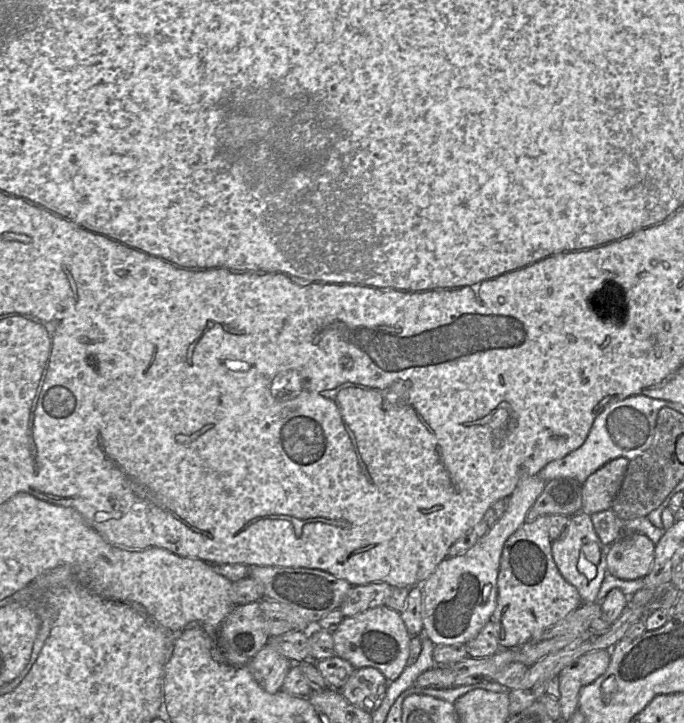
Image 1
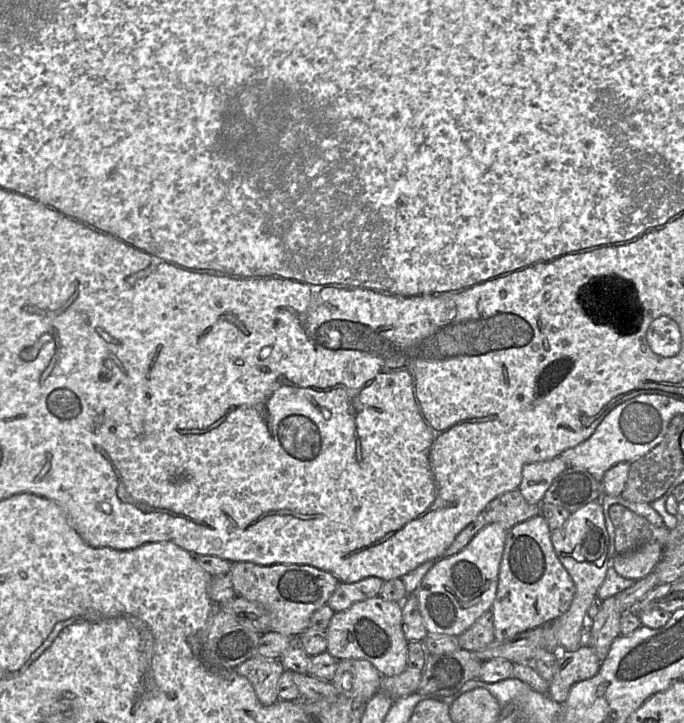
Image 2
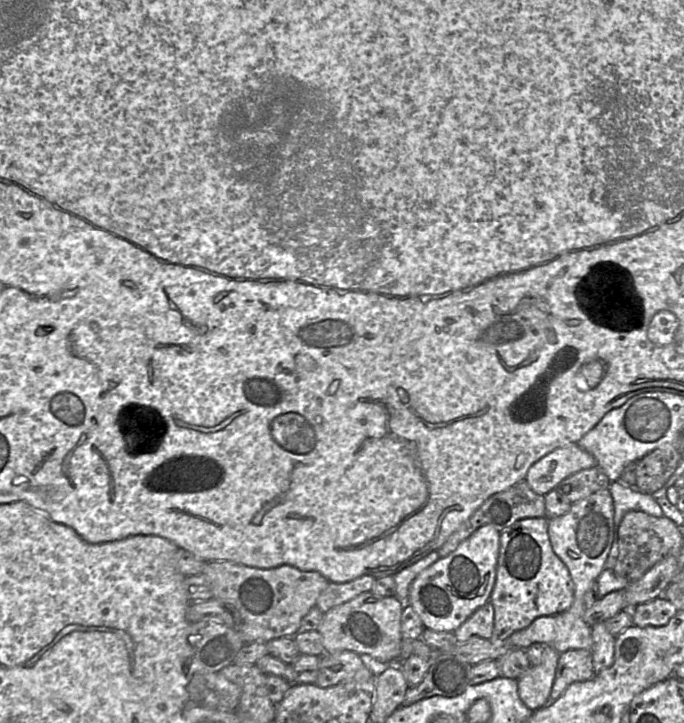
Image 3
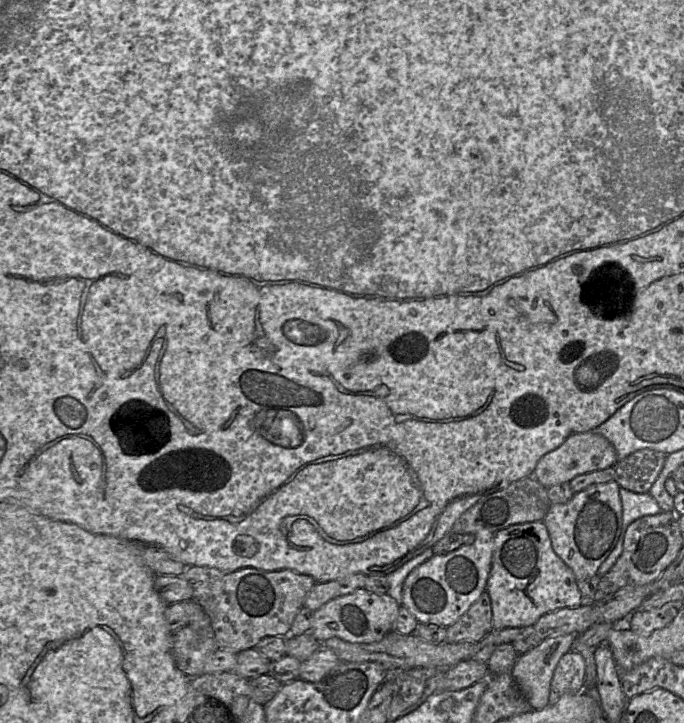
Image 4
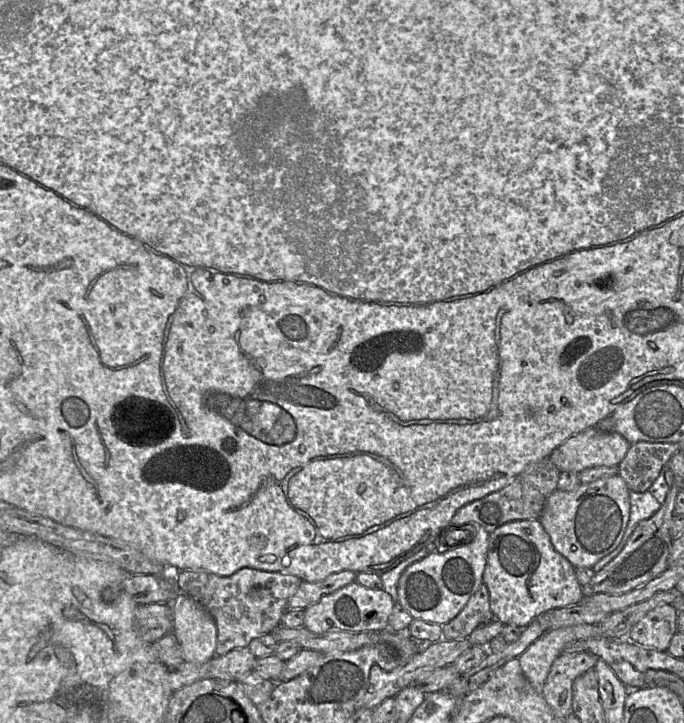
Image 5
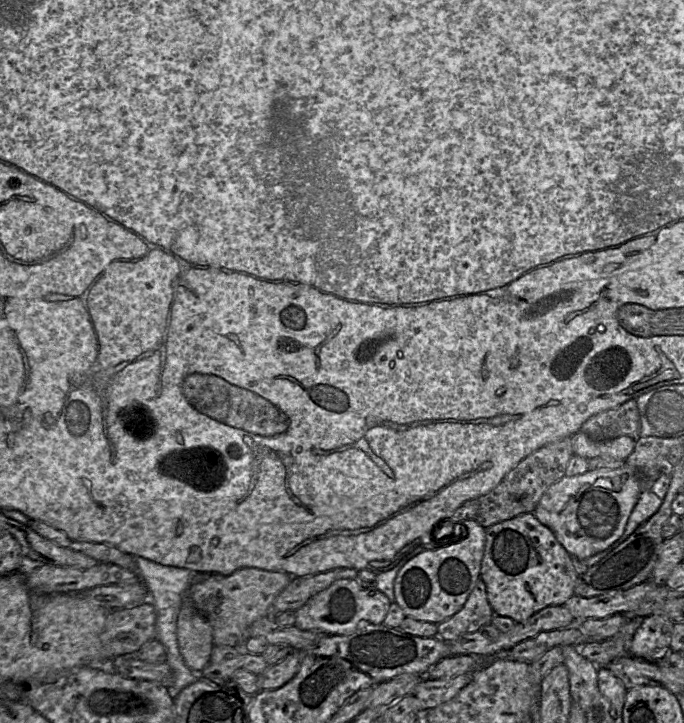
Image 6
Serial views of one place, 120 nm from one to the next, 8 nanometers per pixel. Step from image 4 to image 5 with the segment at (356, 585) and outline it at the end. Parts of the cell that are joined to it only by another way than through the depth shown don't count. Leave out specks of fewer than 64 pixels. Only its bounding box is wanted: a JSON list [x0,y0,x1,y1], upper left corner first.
[287,571,357,611]

